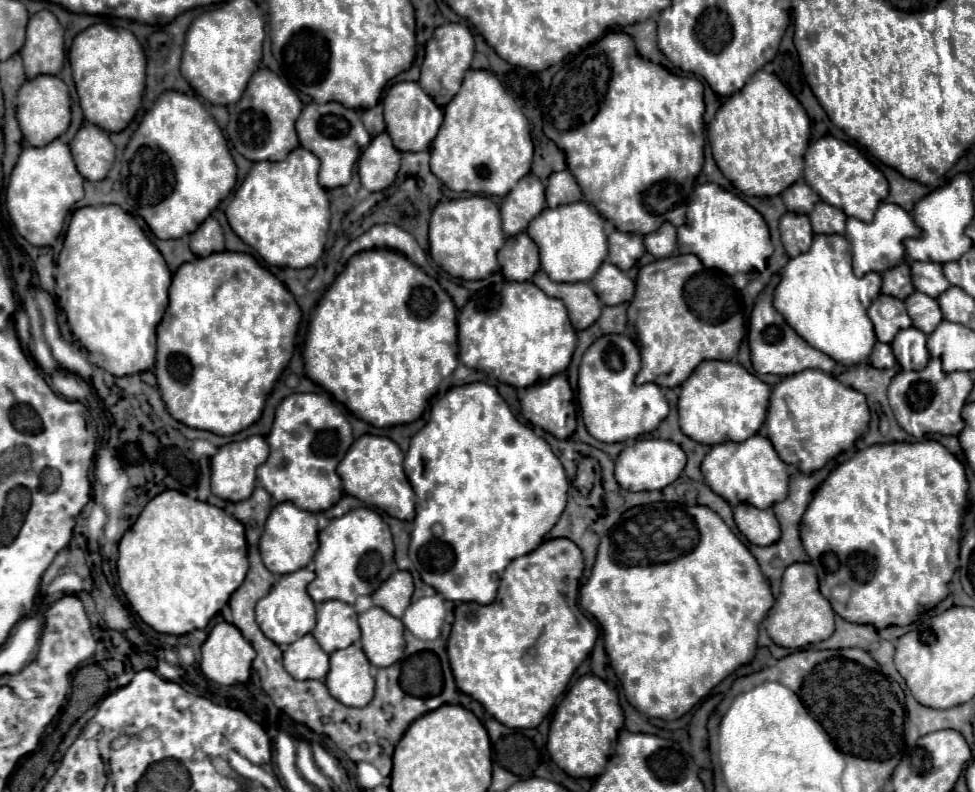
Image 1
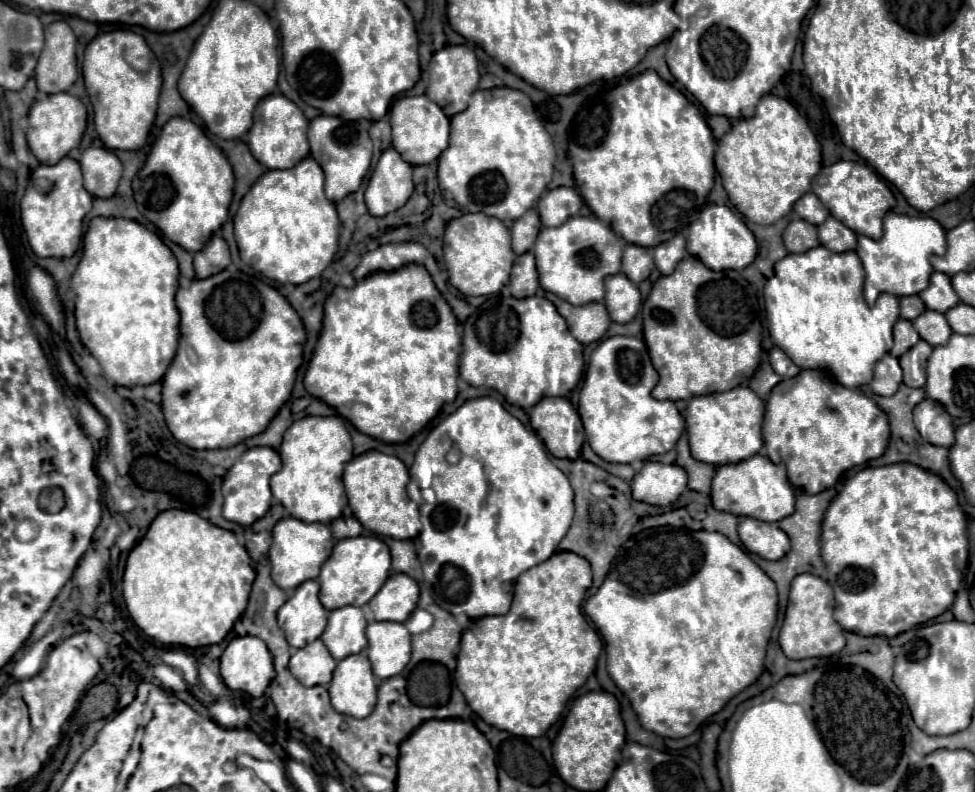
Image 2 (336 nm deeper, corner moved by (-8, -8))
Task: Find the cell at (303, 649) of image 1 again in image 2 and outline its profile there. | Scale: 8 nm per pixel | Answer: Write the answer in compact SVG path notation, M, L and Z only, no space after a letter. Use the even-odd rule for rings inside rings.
M315 640L305 648L299 648L289 660L291 674L305 686L329 684L335 666L337 662L331 658L329 650L321 640Z

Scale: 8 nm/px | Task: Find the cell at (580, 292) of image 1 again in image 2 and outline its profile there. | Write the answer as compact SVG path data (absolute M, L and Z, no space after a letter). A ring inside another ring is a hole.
M547 294L547 298L555 304L559 314L563 314L571 334L575 334L575 338L581 344L591 344L605 336L611 320L609 320L609 314L607 314L607 308L603 306L603 302L571 306L569 302L565 302L563 298L559 298L555 294Z

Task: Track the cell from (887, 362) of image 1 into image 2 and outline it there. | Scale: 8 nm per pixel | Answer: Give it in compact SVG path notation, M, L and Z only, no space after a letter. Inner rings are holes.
M885 354L877 364L875 364L875 378L869 384L873 394L879 396L891 396L901 384L901 366L899 360L891 354Z

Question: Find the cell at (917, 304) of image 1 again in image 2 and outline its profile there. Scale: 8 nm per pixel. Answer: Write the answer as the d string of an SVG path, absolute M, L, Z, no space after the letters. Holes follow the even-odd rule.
M925 310L915 322L913 322L915 330L919 332L919 336L929 342L931 346L941 346L947 344L949 336L951 336L951 326L947 324L945 316L941 312L933 312L933 310Z

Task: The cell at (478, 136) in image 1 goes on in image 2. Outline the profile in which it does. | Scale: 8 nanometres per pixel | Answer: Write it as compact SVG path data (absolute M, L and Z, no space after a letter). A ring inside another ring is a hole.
M493 88L493 90L477 90L473 96L471 96L471 102L467 106L467 110L455 114L451 118L451 138L449 138L449 148L439 156L439 188L441 188L441 194L443 194L443 200L449 204L449 206L457 206L461 212L481 212L481 214L487 214L487 216L493 216L493 218L499 218L499 220L515 220L519 216L523 216L529 208L535 206L535 202L539 200L539 196L545 192L547 184L551 182L553 178L553 164L555 164L555 148L553 148L553 140L551 136L547 134L545 126L541 124L541 120L537 118L535 114L535 106L531 102L531 98L519 90L513 90L513 88Z

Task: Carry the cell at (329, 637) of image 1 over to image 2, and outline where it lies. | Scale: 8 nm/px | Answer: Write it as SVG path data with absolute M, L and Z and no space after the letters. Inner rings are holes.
M343 606L329 612L329 624L321 636L331 656L339 662L347 654L359 654L367 646L367 620L357 606Z

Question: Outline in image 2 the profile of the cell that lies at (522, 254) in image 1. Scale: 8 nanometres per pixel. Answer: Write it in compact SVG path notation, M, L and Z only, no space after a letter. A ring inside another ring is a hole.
M531 252L521 254L515 258L509 292L513 298L527 298L533 296L539 288L539 278L535 270L535 256Z

